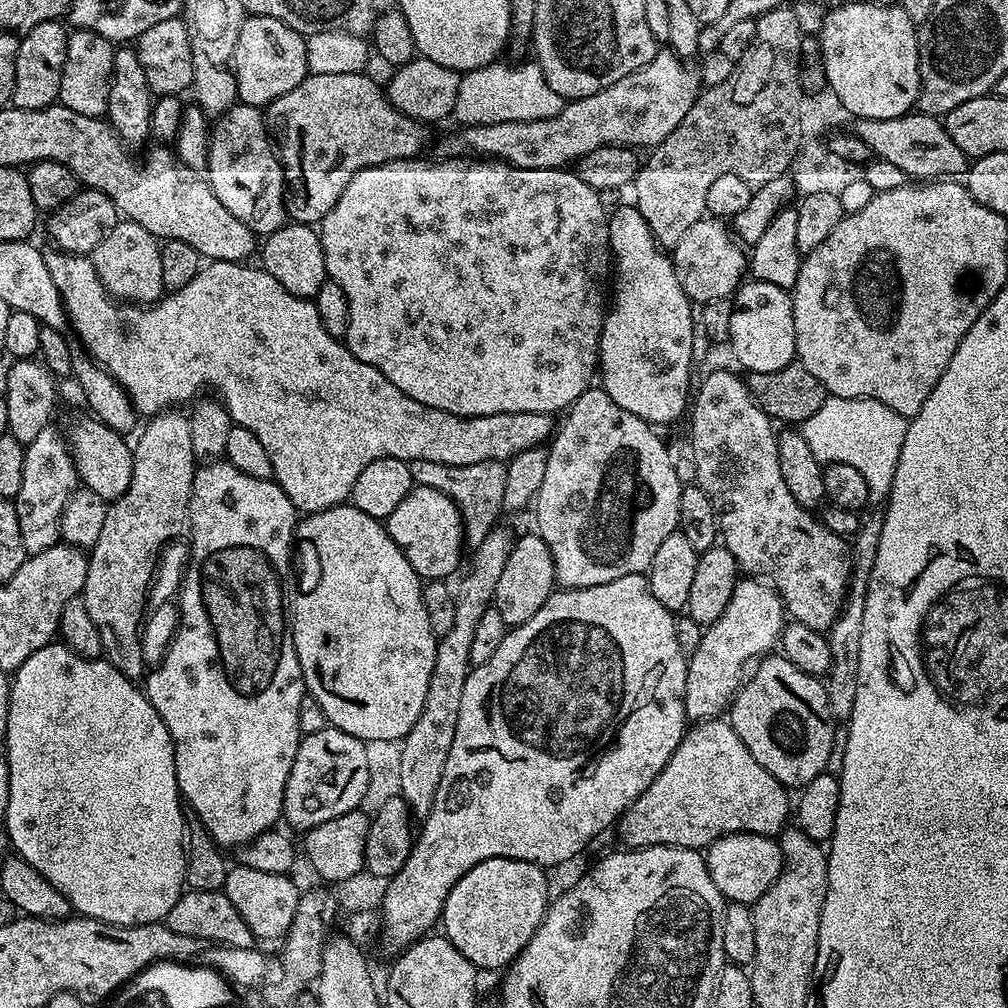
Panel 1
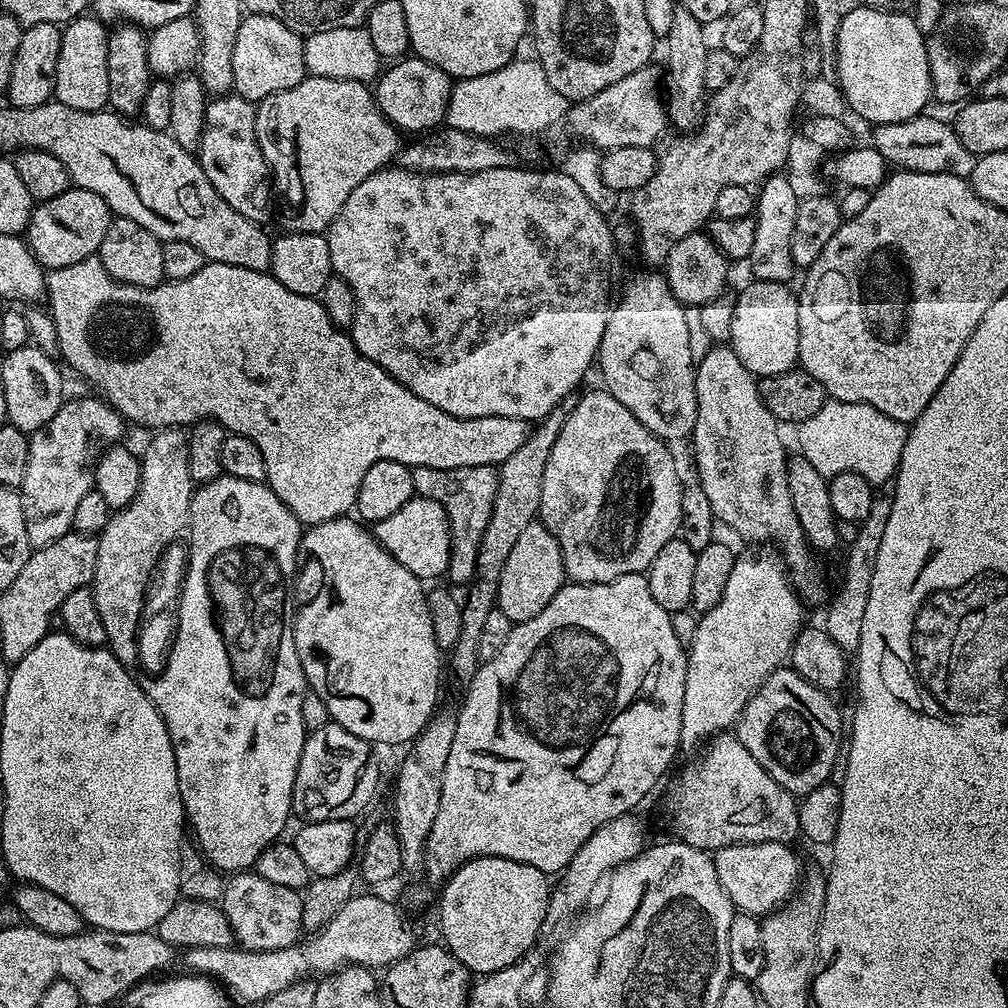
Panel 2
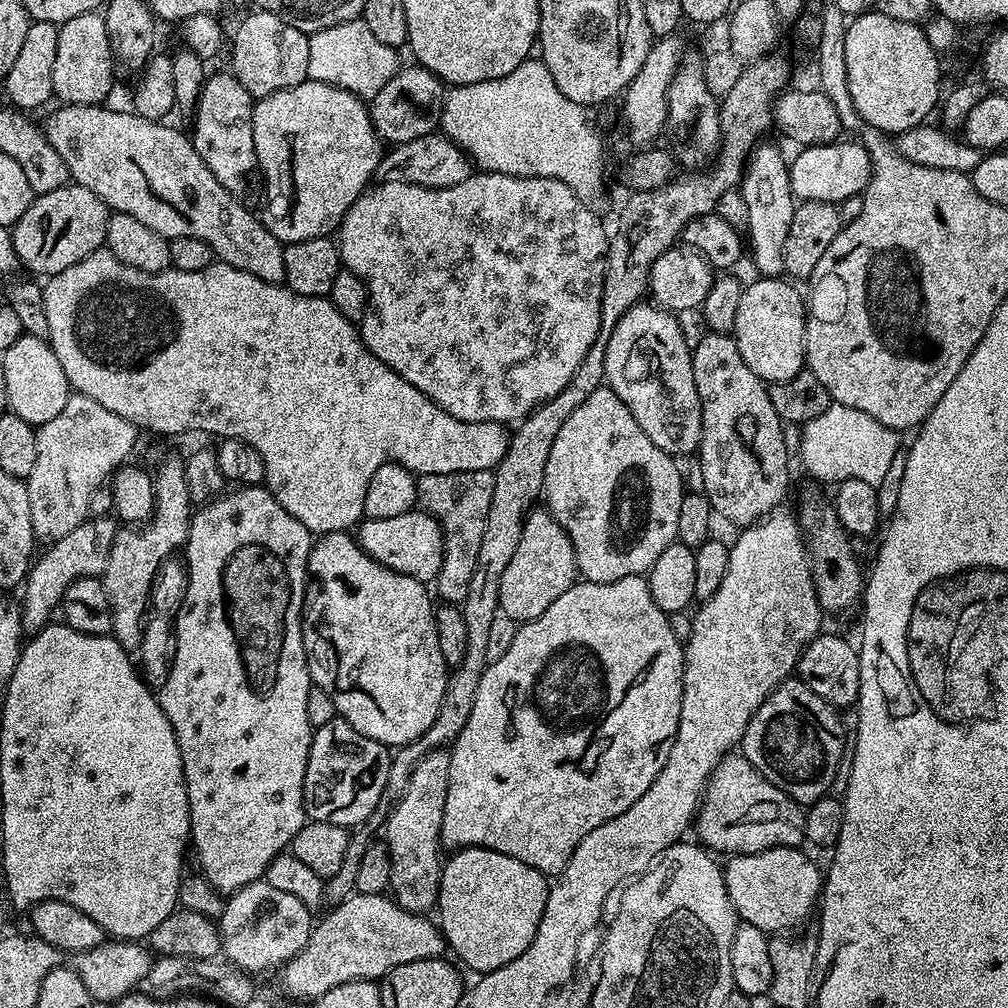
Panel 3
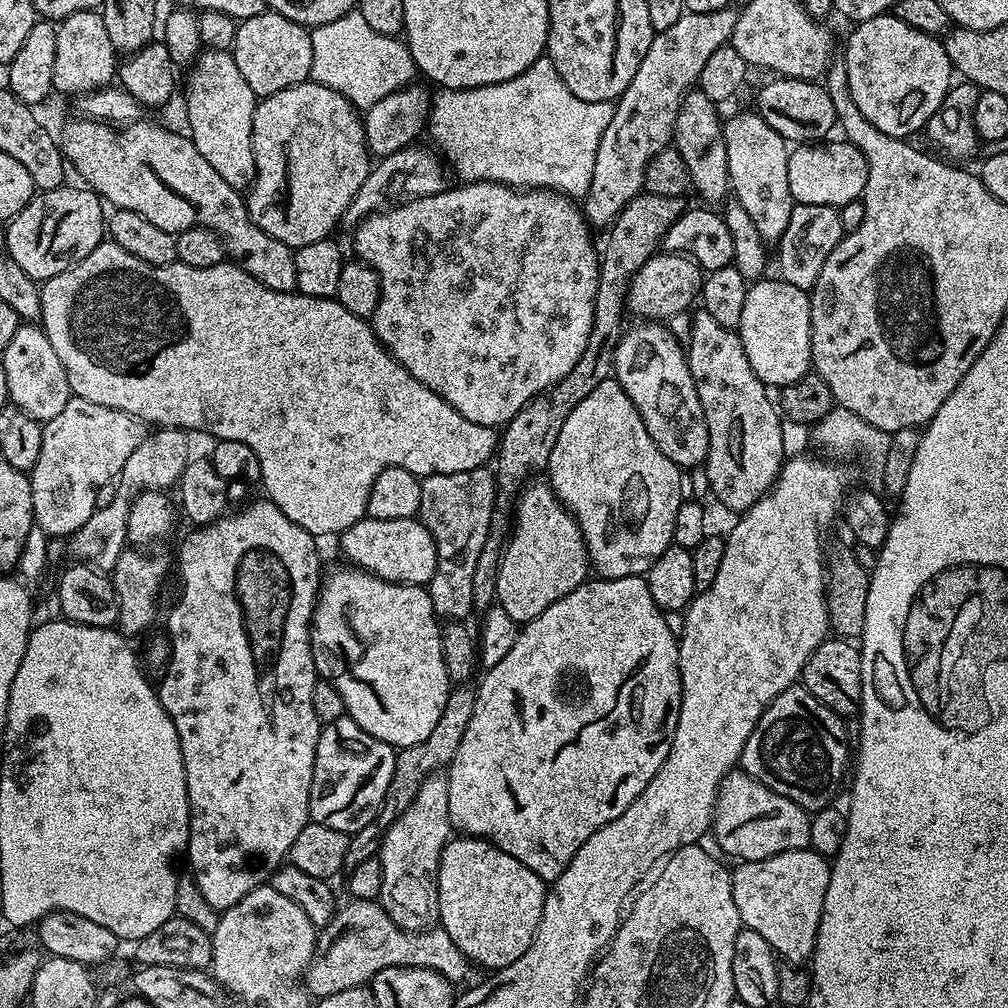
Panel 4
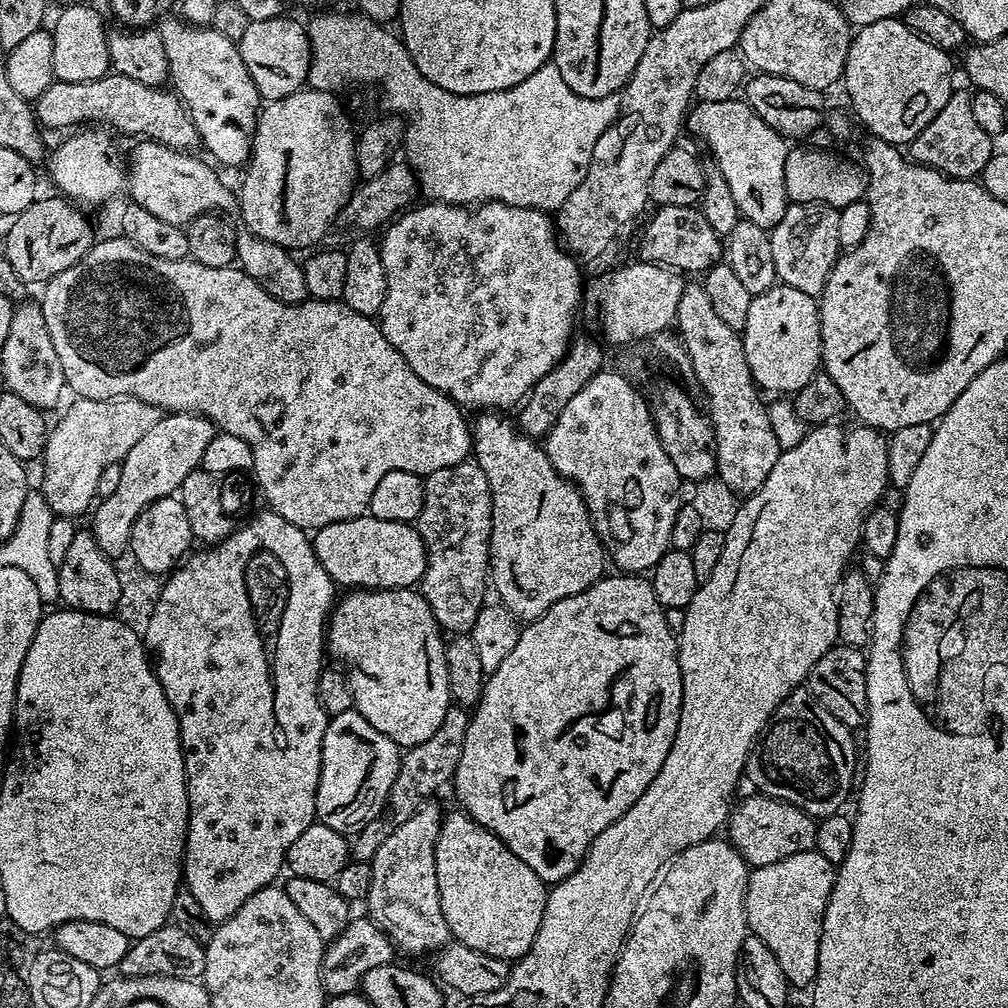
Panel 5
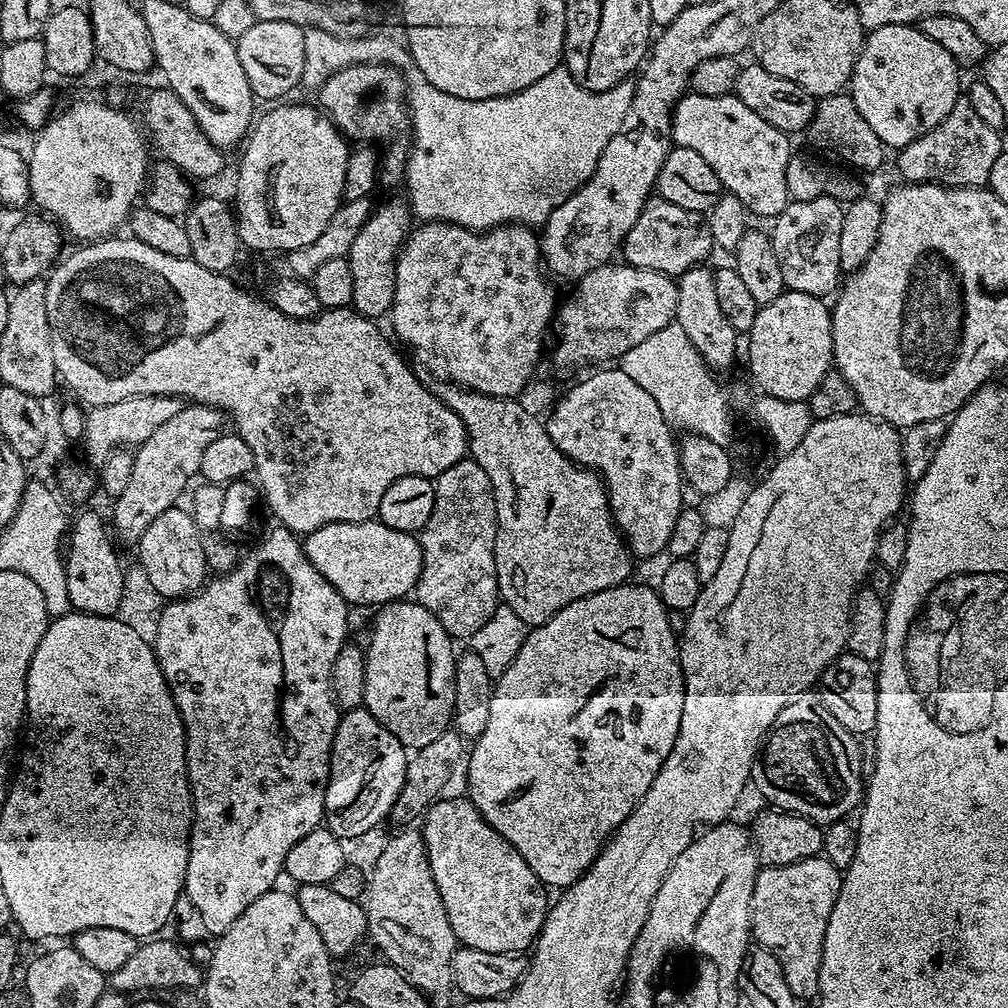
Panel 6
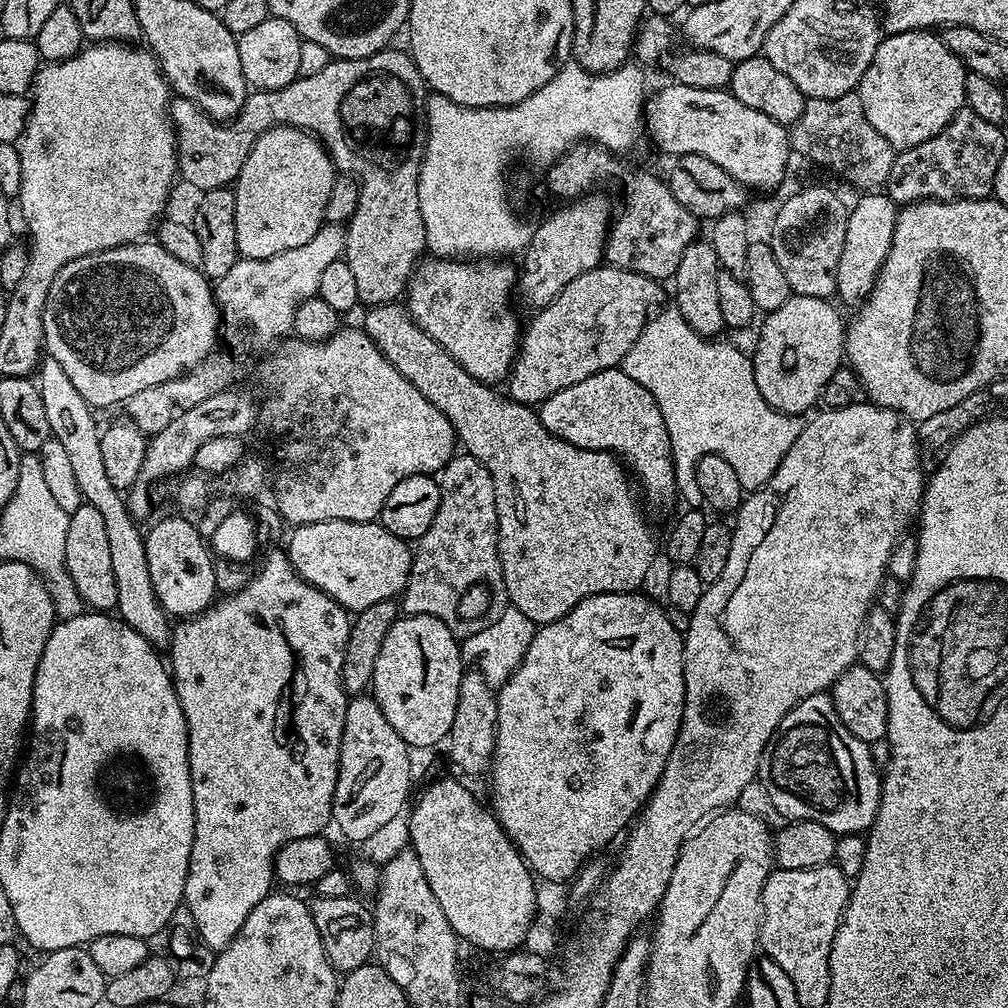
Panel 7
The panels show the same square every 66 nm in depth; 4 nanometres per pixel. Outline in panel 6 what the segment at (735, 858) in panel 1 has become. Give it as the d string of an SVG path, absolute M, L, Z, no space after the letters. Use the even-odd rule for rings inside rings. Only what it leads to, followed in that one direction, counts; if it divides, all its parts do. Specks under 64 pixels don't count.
M823 854L811 856L786 866L778 866L777 868L764 866L757 871L756 881L754 882L754 894L750 898L750 918L752 919L750 936L759 947L770 950L770 954L774 954L774 958L778 958L778 962L782 966L782 974L786 974L786 986L790 986L790 994L794 994L797 1001L804 1002L804 1000L810 999L811 996L813 999L818 993L818 978L820 977L820 967L822 966L822 942L826 938L826 922L830 922L830 910L834 910L834 902L838 902L838 890L840 889L841 879L841 869L835 868Z

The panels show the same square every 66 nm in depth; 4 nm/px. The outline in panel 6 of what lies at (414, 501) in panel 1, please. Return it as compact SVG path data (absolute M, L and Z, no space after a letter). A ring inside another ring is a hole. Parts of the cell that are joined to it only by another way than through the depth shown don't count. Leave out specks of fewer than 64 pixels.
M376 518L360 524L327 524L307 533L302 543L314 570L321 572L352 606L383 606L405 599L415 589L424 565L420 541L413 533L390 530Z

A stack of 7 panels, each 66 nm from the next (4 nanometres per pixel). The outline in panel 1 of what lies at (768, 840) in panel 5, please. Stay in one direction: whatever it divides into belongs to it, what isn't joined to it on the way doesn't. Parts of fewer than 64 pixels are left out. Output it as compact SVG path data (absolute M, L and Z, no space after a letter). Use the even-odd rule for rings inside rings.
M713 718L710 720L701 720L693 723L687 729L682 738L682 742L678 742L678 746L674 750L674 754L670 758L670 762L666 762L666 766L662 766L662 770L658 774L658 778L654 778L654 782L650 782L650 786L646 786L646 790L625 810L618 821L618 829L620 828L620 840L625 849L634 848L653 848L654 846L662 846L669 844L675 848L694 848L697 850L707 849L709 844L714 843L718 838L729 836L735 832L749 832L750 834L758 834L759 836L775 837L784 831L790 820L790 792L783 784L779 784L773 776L762 766L758 766L758 758L754 758L754 754L750 754L750 750L746 750L746 746L742 742L742 738L738 738L738 734L732 729L731 723L724 718Z

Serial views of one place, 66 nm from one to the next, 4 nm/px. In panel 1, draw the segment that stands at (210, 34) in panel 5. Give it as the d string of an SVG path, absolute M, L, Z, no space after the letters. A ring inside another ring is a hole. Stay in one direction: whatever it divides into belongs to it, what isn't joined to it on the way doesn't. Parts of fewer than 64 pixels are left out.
M237 102L230 110L215 117L208 138L208 166L206 179L214 190L218 202L238 218L257 237L263 238L278 230L286 222L286 181L280 161L276 158L274 145L264 122L264 112L253 104Z

